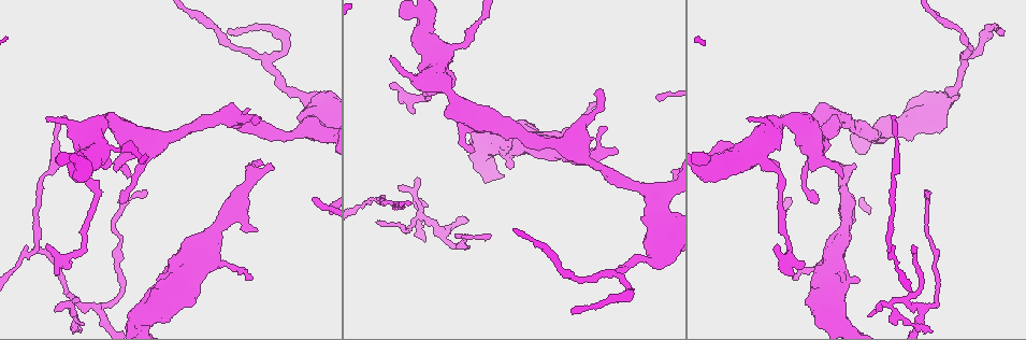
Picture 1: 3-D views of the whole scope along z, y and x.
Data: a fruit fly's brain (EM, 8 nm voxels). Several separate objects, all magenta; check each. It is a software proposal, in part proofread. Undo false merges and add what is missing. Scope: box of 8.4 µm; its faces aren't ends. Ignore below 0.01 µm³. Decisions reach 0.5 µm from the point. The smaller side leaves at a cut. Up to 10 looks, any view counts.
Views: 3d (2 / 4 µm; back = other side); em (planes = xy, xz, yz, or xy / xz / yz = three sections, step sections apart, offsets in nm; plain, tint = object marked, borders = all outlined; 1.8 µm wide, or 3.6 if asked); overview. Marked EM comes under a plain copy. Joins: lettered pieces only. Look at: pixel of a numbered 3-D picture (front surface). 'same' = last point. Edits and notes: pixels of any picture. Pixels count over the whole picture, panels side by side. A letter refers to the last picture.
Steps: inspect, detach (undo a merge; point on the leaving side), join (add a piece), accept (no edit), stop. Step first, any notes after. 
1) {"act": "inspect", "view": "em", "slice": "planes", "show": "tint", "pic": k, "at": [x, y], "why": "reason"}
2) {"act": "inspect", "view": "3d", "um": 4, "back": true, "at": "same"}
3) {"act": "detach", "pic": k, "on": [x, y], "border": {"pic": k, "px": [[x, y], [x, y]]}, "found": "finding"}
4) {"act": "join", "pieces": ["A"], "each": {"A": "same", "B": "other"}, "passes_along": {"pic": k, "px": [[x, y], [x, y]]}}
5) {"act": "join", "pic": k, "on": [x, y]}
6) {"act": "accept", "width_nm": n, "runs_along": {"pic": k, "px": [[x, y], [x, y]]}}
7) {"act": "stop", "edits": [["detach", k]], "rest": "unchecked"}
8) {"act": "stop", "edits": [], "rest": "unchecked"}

{"act": "inspect", "view": "em", "um": 3.6, "slice": "xz", "step": 4, "show": "tint", "pic": 1, "at": [93, 145], "why": "thin arm on a thick one"}

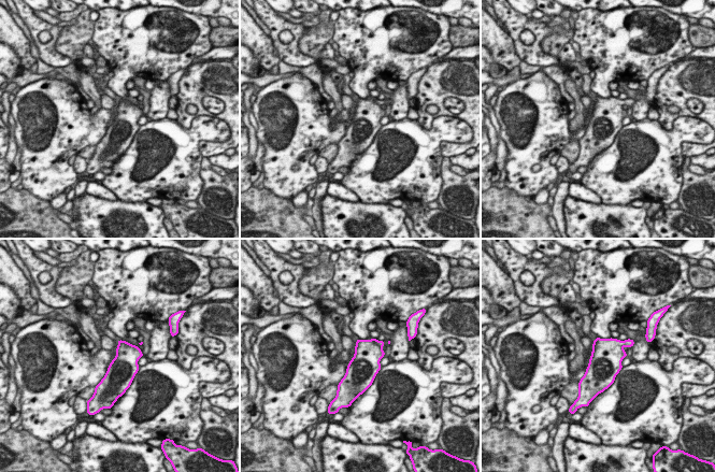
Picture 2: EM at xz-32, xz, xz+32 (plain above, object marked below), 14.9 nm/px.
{"act": "inspect", "view": "em", "um": 3.6, "slice": "planes", "show": "borders", "at": "same"}

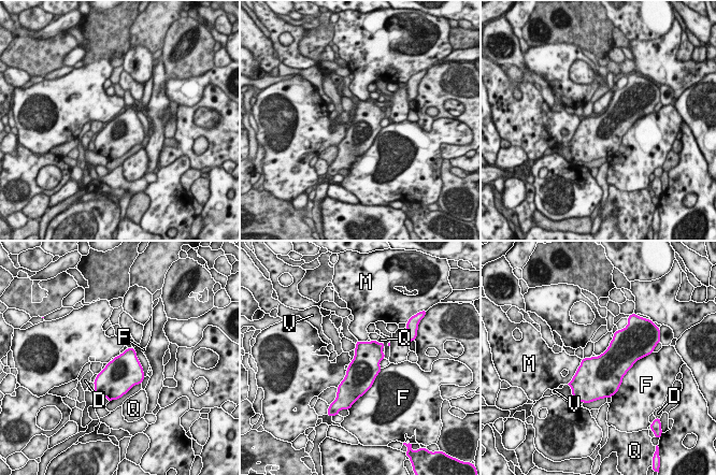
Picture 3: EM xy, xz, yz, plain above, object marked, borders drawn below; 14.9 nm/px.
{"act": "accept", "width_nm": 440, "each": {"D": "other", "F": "other", "M": "other", "Q": "other", "V": "other"}, "border": {"pic": 3, "px": [[582, 359], [570, 382]]}, "found": "continuous, no second neuron"}

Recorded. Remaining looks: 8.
{"act": "inspect", "view": "em", "slice": "planes", "show": "borders", "pic": 1, "at": [417, 205], "why": "sharp bend"}

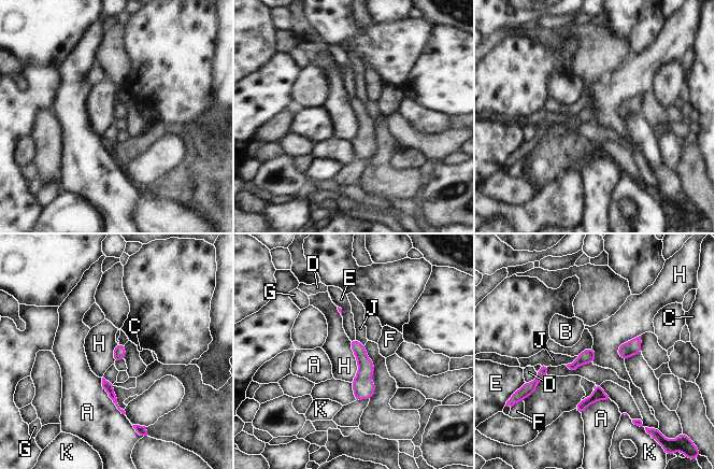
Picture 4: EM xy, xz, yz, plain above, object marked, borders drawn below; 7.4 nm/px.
{"act": "accept", "width_nm": 100, "longest_contact_nm": ["A", 320], "each": {"A": "other", "B": "other", "C": "other", "D": "other", "E": "other", "F": "other", "G": "other", "H": "other", "J": "other", "K": "other"}, "found": "continuous, no second neuron"}

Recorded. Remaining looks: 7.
{"act": "inspect", "view": "em", "slice": "planes", "show": "borders", "pic": 1, "at": [257, 231], "why": "an open end"}

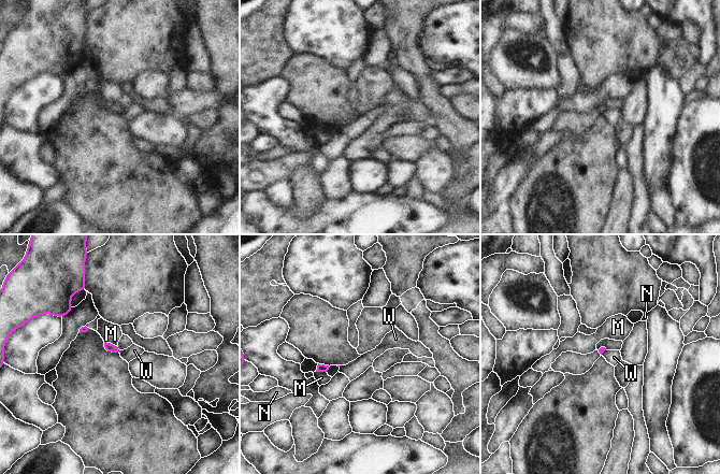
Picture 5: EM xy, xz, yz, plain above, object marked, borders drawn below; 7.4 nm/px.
{"act": "accept", "each": {"M": "other", "N": "other", "W": "other"}, "found": "none of them fits"}

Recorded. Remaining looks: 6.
{"act": "inspect", "view": "3d", "um": 4, "pic": 1, "at": [1003, 30], "why": "an open end"}

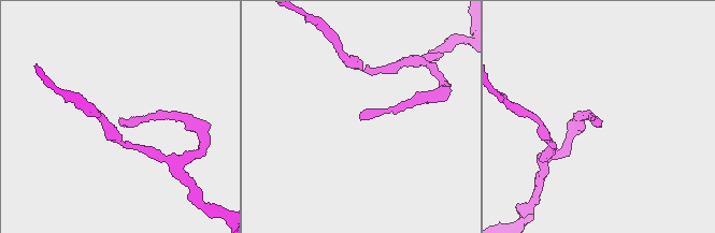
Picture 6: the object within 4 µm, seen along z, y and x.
{"act": "inspect", "view": "em", "slice": "planes", "show": "borders", "pic": 6, "at": [118, 120], "why": "shape alone is not enough"}

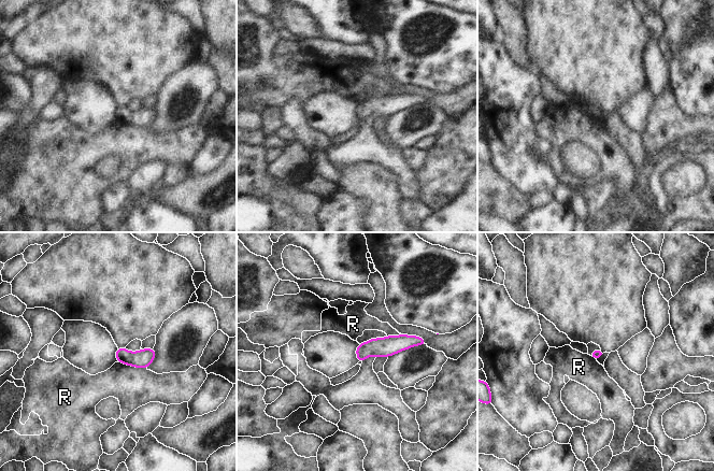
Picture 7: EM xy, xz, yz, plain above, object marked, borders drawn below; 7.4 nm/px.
{"act": "accept", "width_nm": 80, "each": {"R": "other"}, "found": "no lettered piece goes on from it"}

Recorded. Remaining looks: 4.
{"act": "stop", "edits": [], "rest": "unchecked"}

